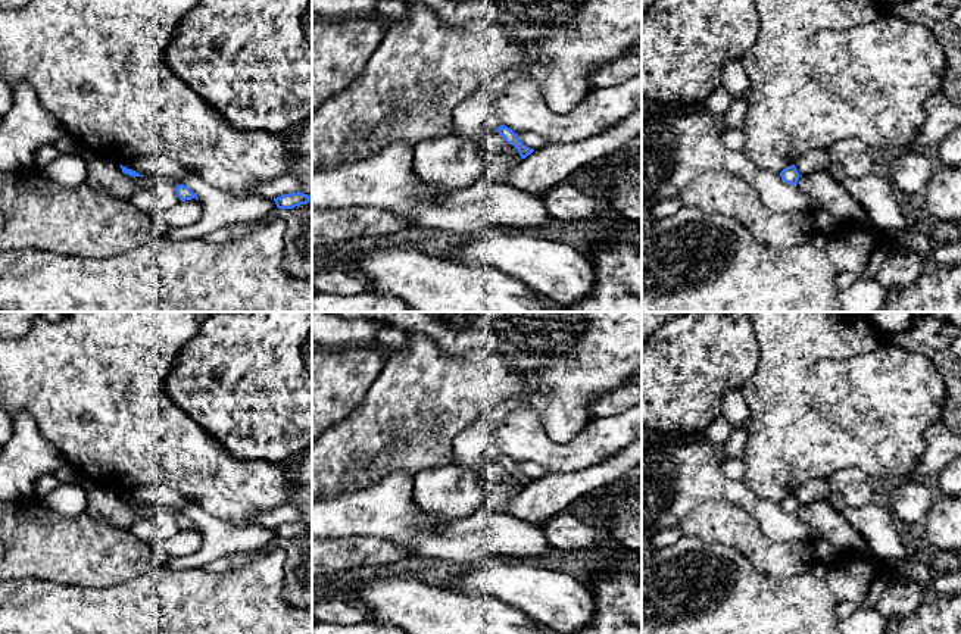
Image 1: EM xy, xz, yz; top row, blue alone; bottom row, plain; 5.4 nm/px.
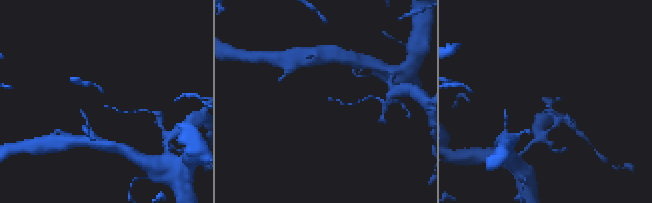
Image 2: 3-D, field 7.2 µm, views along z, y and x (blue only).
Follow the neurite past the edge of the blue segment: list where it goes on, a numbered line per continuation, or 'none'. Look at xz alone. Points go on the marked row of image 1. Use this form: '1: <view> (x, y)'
none

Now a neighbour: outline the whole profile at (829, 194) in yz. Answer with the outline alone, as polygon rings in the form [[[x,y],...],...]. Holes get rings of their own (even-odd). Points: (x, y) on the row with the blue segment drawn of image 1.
[[[829,171],[801,175],[796,185],[814,200],[817,210],[831,213],[840,225],[871,227],[865,209]]]

